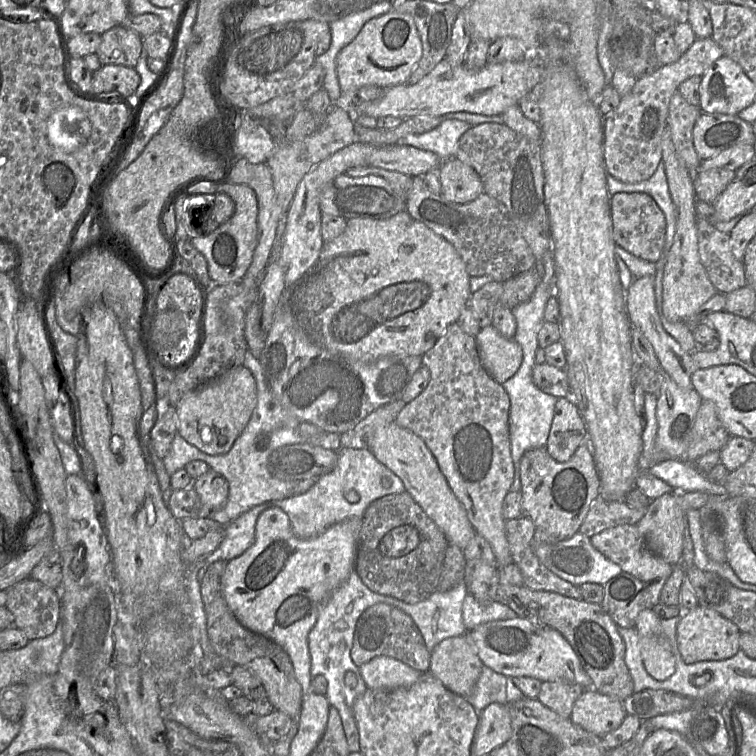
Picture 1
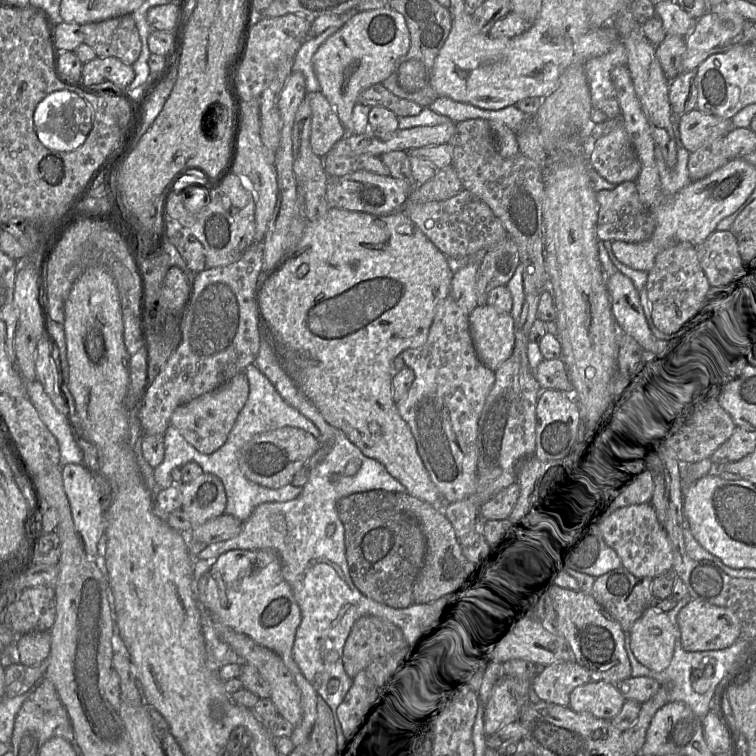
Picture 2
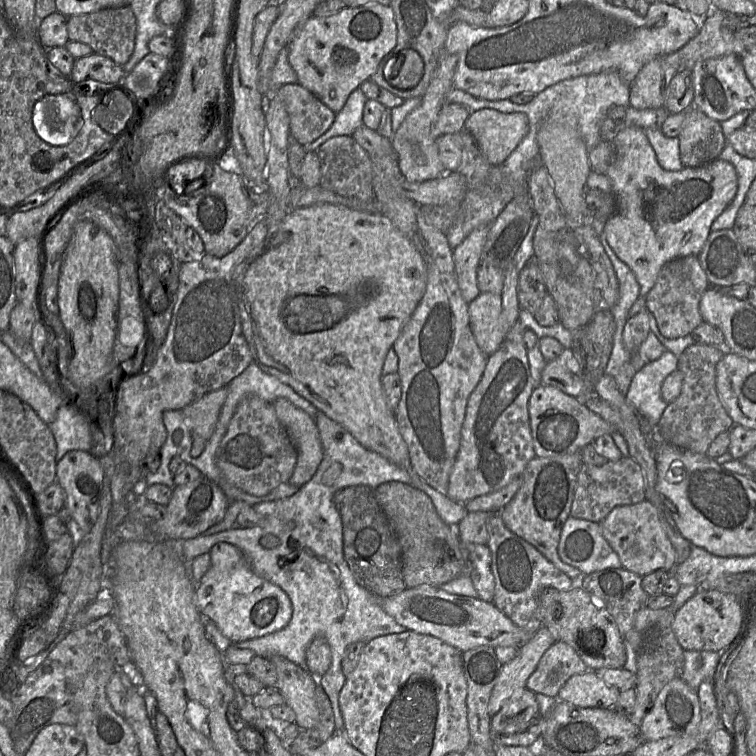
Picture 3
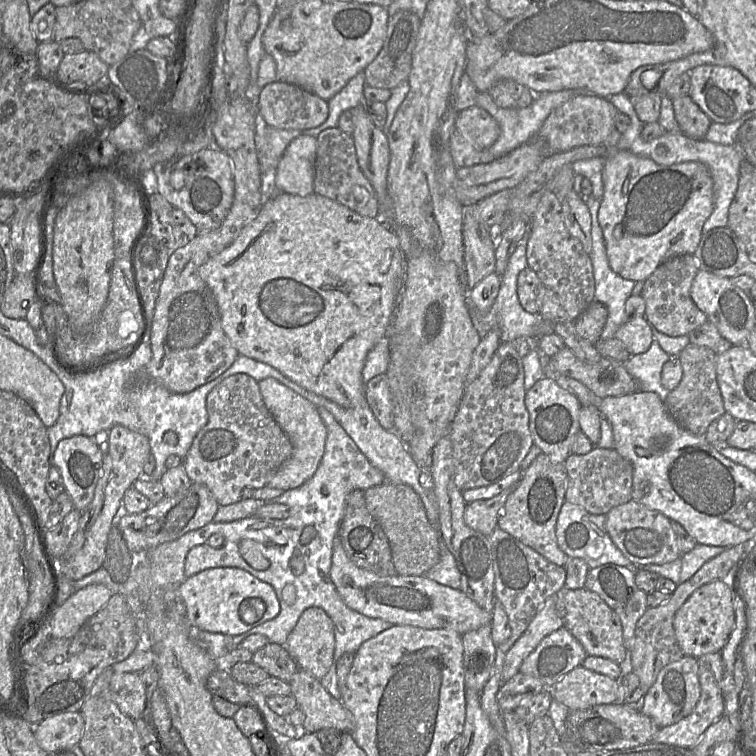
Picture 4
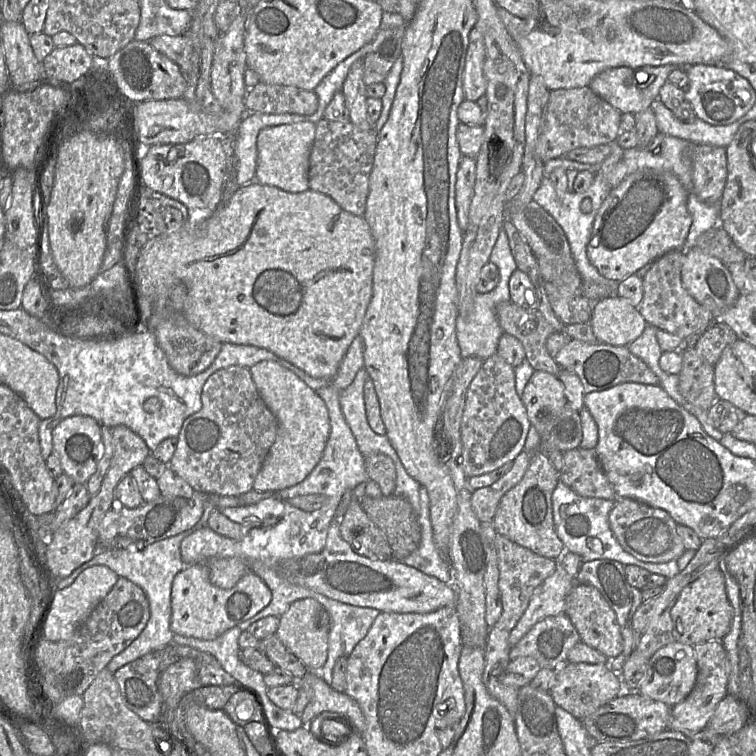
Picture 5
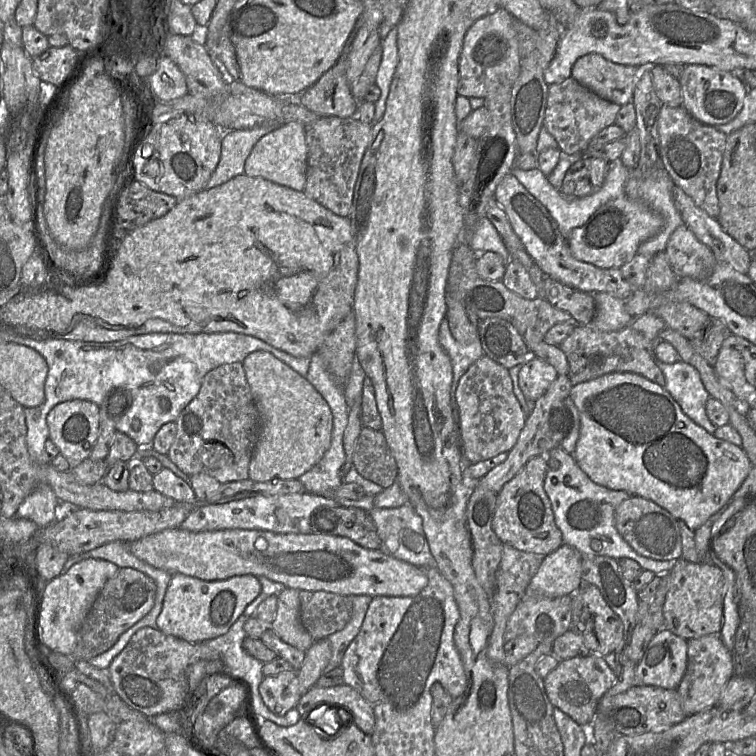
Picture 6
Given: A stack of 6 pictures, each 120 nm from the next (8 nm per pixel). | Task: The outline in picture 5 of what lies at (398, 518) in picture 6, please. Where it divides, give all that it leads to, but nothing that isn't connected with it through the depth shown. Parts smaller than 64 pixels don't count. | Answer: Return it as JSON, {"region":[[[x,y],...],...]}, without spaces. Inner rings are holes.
{"region":[[[426,488],[419,490],[420,512],[417,520],[420,526],[420,542],[415,551],[401,560],[402,563],[422,573],[433,576],[439,581],[450,584],[452,569],[450,563],[437,550],[433,541],[430,520],[429,496]]]}

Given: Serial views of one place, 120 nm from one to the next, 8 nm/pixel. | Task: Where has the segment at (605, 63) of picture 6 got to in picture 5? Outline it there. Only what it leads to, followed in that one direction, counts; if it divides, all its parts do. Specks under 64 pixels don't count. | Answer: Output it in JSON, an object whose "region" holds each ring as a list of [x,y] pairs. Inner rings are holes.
{"region":[[[673,65],[610,68],[596,75],[588,87],[621,114],[637,114],[650,108],[658,99],[661,87],[675,68],[677,67]]]}

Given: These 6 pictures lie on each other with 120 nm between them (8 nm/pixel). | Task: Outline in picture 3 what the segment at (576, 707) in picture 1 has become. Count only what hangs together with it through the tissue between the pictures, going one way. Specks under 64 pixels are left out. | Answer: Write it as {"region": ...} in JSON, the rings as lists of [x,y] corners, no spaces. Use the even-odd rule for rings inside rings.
{"region":[[[595,671],[571,676],[558,692],[560,701],[582,708],[614,709],[620,690],[603,681]]]}

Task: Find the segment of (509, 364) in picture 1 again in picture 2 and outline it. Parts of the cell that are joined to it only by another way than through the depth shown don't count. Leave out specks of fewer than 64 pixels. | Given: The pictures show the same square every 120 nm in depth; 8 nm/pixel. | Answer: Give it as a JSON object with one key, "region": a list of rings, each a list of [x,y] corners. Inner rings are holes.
{"region":[[[487,303],[477,305],[468,315],[468,321],[477,357],[495,372],[513,353],[515,334],[512,314],[499,312]]]}

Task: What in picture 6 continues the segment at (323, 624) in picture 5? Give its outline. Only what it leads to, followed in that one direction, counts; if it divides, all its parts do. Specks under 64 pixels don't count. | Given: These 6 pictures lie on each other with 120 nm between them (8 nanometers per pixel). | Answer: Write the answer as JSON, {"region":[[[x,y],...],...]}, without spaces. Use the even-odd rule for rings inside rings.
{"region":[[[285,587],[279,593],[272,629],[284,642],[306,652],[315,640],[301,621],[299,592]]]}

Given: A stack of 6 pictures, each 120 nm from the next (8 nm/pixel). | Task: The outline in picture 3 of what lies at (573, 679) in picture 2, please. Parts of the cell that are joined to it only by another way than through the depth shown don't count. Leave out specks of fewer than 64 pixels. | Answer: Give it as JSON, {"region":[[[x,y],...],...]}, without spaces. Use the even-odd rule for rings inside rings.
{"region":[[[555,642],[544,652],[526,687],[536,694],[557,698],[558,692],[573,675],[587,671],[585,663],[565,642]]]}

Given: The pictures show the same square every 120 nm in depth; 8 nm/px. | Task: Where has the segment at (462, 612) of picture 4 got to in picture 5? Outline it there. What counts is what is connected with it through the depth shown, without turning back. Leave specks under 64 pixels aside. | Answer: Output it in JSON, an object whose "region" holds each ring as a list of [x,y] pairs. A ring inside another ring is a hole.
{"region":[[[346,492],[343,495],[337,506],[335,517],[329,526],[325,546],[320,552],[308,554],[282,565],[286,578],[292,583],[306,587],[328,598],[353,606],[375,608],[380,612],[429,613],[443,607],[455,607],[456,594],[449,584],[445,584],[433,576],[426,575],[415,568],[405,565],[399,560],[372,560],[355,553],[351,549],[349,544],[342,539],[339,527],[352,499],[354,498],[351,492]]]}

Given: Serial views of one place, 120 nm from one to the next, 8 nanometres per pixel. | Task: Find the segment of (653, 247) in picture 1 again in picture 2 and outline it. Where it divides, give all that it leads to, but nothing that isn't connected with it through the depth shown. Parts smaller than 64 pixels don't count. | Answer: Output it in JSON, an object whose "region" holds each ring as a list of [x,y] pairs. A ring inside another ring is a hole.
{"region":[[[623,182],[611,190],[596,192],[598,219],[596,235],[601,241],[642,242],[653,234],[654,219],[648,207],[640,200],[635,182]]]}

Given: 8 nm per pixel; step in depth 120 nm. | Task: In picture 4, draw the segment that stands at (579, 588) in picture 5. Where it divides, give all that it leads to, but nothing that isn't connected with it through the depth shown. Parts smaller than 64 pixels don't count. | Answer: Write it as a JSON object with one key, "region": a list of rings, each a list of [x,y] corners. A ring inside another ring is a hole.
{"region":[[[563,588],[556,594],[556,611],[564,626],[580,642],[587,655],[609,659],[617,664],[624,661],[622,625],[617,614],[595,593],[586,588]]]}

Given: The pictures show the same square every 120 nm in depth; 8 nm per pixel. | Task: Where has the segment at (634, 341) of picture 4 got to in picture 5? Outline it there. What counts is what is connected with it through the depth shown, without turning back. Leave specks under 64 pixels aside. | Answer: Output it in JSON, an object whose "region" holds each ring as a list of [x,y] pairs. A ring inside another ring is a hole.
{"region":[[[613,295],[593,303],[590,325],[598,342],[628,346],[642,334],[647,322],[628,300]]]}

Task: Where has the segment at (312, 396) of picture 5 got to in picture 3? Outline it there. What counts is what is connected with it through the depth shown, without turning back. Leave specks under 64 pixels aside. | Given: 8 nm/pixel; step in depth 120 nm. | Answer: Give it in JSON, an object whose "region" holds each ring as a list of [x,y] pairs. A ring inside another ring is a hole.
{"region":[[[285,398],[276,399],[272,405],[297,451],[297,462],[288,483],[302,487],[313,477],[323,458],[316,422]]]}

